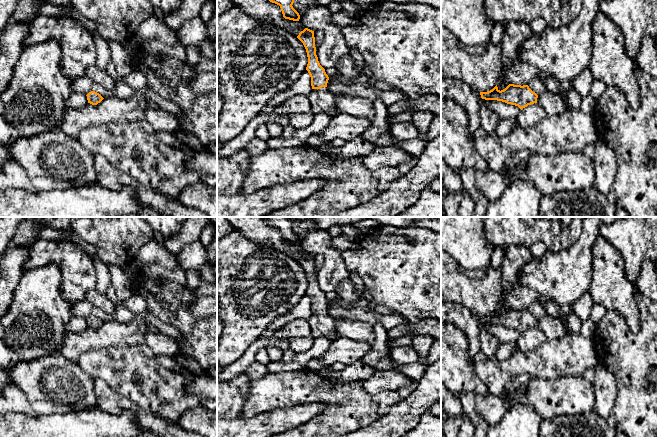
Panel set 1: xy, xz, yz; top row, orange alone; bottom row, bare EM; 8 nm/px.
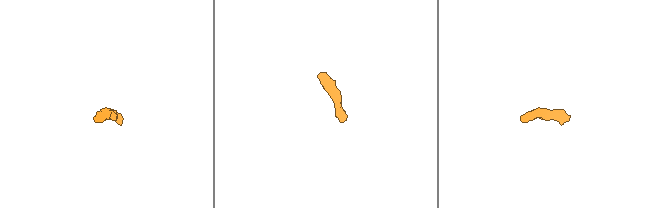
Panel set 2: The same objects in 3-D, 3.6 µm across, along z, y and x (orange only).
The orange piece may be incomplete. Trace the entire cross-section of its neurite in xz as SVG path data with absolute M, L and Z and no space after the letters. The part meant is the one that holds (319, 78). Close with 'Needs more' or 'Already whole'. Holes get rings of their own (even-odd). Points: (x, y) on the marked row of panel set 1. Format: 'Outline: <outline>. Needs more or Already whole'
Outline: M305 28L297 38L303 43L308 57L306 70L311 77L312 86L312 91L308 95L310 112L313 115L326 113L333 117L339 113L336 107L337 96L327 88L329 77L320 65L316 55L314 31Z. Needs more

